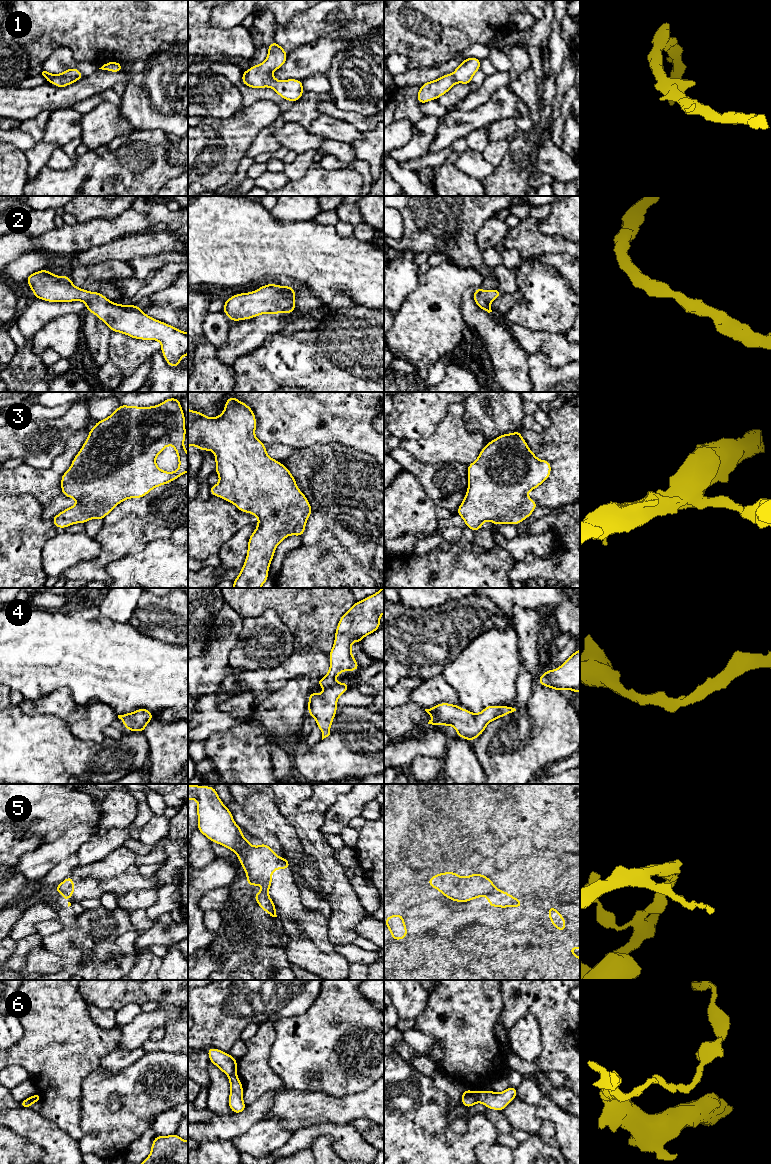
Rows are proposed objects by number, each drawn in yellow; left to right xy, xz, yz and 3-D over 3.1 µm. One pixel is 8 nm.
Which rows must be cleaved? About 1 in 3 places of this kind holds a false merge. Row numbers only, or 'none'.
5, 6

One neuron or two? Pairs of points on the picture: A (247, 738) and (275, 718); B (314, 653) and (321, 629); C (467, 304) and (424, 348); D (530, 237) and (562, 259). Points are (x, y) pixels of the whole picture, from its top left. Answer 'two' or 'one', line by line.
A: two
B: two
C: two
D: two

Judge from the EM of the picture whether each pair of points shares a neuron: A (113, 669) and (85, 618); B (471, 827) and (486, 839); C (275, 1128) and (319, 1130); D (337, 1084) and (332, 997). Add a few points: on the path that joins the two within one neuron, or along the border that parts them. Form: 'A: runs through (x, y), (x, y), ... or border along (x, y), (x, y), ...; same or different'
A: runs through (100, 656), (85, 641), (85, 631); same
B: border along (487, 829), (477, 837), (475, 850); different
C: border along (293, 1132), (291, 1137), (276, 1149); different
D: runs through (335, 1062), (330, 1050), (330, 1019); same

